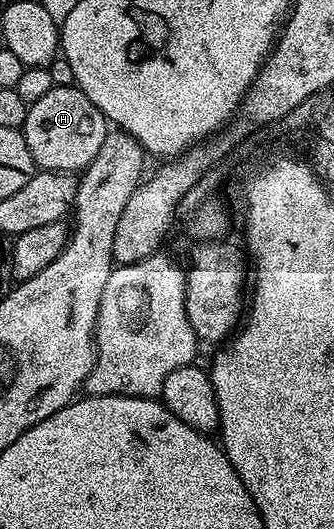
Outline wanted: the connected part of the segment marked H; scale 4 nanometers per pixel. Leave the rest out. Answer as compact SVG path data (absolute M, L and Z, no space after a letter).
M53 86L39 101L29 104L23 134L40 170L80 173L95 161L95 153L99 153L107 134L107 120L77 86Z

